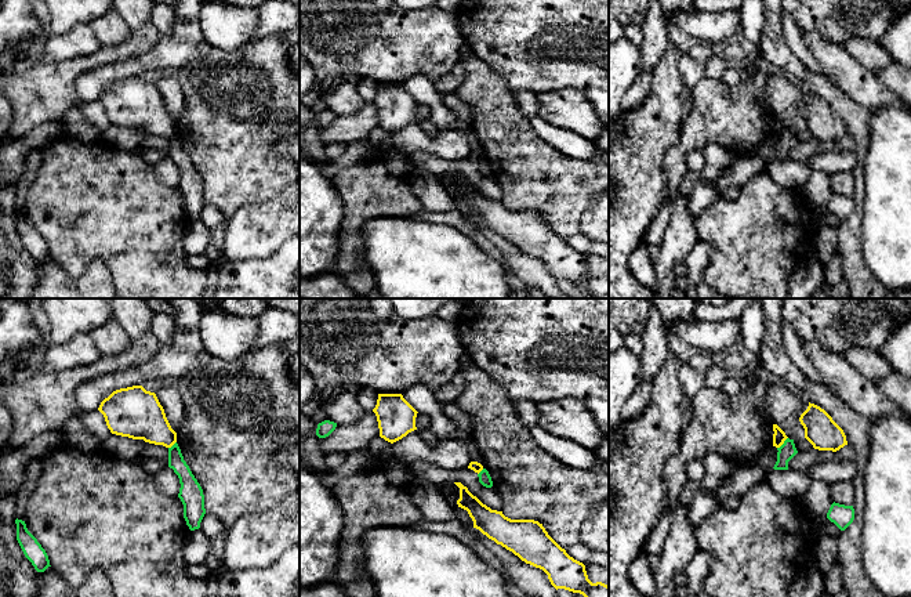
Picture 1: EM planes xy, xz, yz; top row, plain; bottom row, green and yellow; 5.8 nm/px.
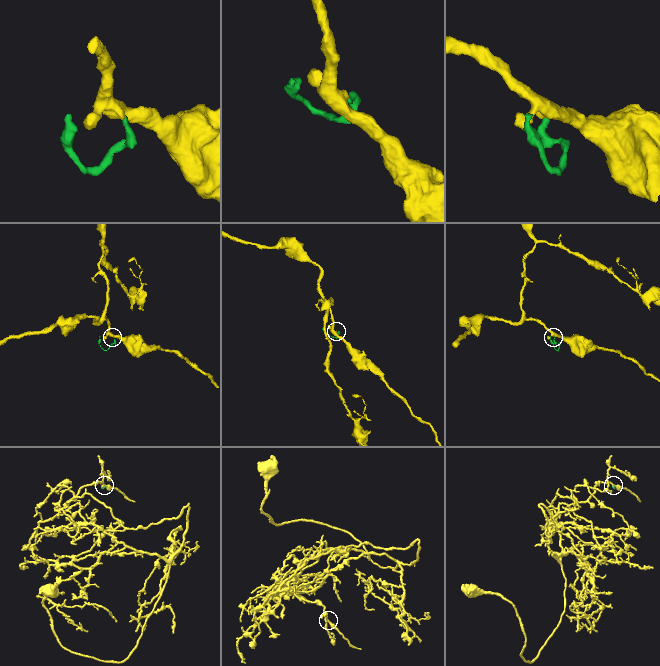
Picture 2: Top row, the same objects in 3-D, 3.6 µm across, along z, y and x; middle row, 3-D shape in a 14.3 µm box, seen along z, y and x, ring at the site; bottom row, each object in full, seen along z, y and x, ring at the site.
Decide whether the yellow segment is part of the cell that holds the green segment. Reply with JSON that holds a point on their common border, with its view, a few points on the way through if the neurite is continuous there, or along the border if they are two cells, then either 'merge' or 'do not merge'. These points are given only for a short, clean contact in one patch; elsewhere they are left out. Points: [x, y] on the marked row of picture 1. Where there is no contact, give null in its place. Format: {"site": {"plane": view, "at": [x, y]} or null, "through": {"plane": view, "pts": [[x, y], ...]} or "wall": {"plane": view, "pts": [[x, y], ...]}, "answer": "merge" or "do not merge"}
{"site": {"plane": "yz", "at": [784, 442]}, "wall": {"plane": "yz", "pts": [[787, 437], [777, 448]]}, "answer": "do not merge"}

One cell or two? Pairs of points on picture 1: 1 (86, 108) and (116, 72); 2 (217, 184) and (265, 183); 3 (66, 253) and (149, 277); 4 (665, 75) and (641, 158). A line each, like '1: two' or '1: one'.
1: two
2: one
3: one
4: one

